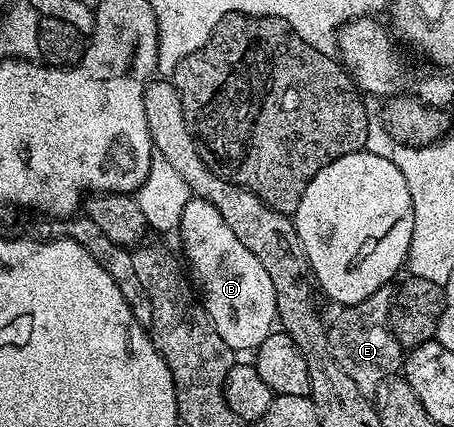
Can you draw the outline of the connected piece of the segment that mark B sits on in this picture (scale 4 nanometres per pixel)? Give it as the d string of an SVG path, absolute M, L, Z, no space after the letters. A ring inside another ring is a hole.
M191 198L187 202L181 215L180 236L181 244L185 247L184 259L187 264L189 259L188 267L191 269L192 279L199 289L200 299L215 330L219 330L219 338L223 338L223 342L227 342L227 346L231 346L237 354L247 351L248 348L249 351L256 350L263 342L263 338L267 338L270 332L274 331L277 320L275 286L271 286L271 274L267 274L267 270L263 270L263 262L259 262L259 258L255 258L255 254L251 254L251 250L247 250L247 246L243 246L239 238L235 238L231 226L223 222L223 214L219 214L219 210L211 206L211 202L196 198Z

